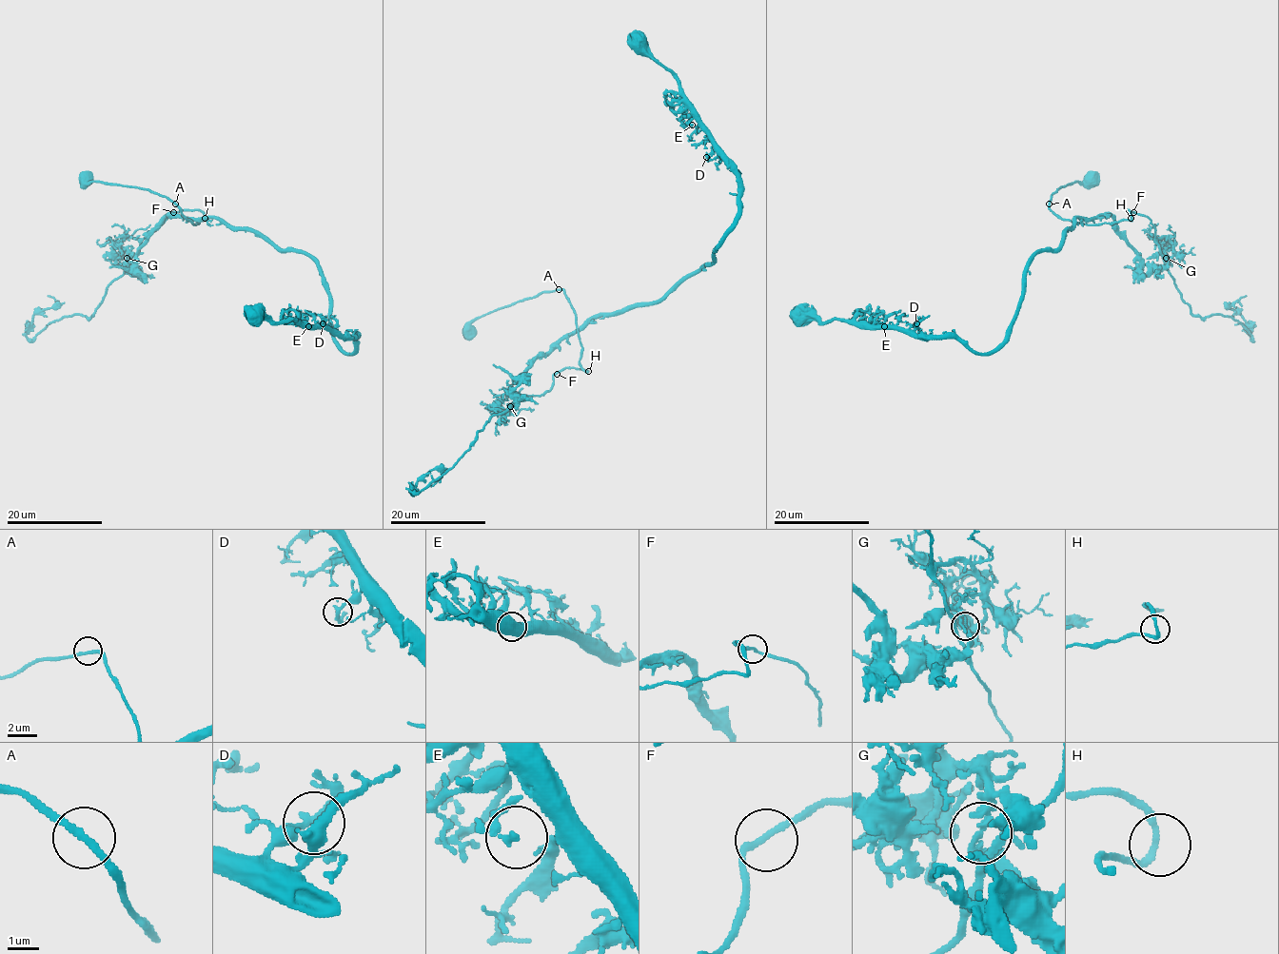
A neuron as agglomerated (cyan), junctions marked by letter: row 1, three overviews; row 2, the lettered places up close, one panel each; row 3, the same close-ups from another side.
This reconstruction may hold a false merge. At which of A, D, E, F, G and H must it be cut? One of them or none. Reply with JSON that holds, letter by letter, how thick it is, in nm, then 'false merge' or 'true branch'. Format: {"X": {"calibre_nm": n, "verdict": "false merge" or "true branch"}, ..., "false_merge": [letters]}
{"A": {"calibre_nm": 200, "verdict": "true branch"}, "D": {"calibre_nm": 220, "verdict": "true branch"}, "E": {"calibre_nm": 140, "verdict": "true branch"}, "F": {"calibre_nm": 190, "verdict": "true branch"}, "G": {"calibre_nm": 190, "verdict": "false merge"}, "H": {"calibre_nm": 200, "verdict": "true branch"}, "false_merge": ["G"]}

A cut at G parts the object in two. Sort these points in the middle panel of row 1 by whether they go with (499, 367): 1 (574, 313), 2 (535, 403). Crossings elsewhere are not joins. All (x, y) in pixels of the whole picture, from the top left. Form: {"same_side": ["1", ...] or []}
{"same_side": ["2"]}

